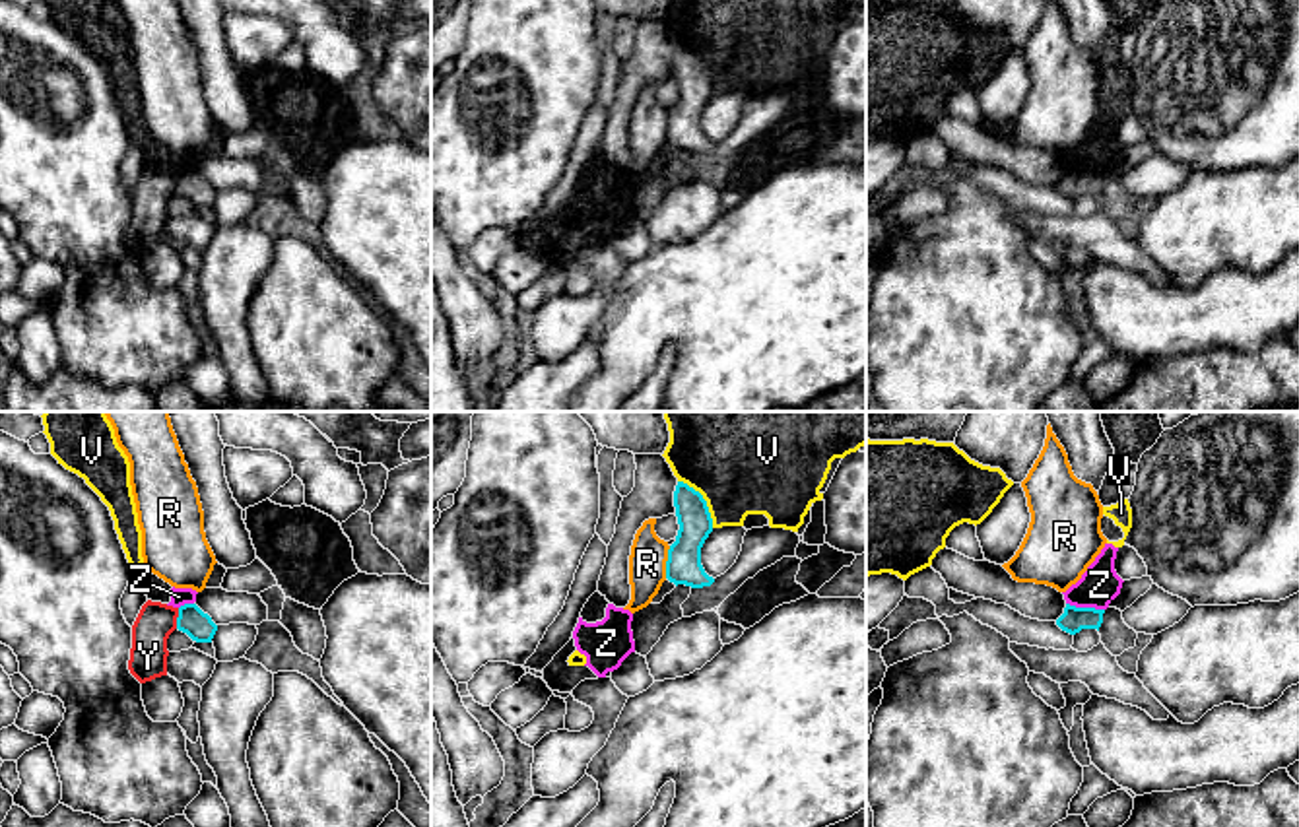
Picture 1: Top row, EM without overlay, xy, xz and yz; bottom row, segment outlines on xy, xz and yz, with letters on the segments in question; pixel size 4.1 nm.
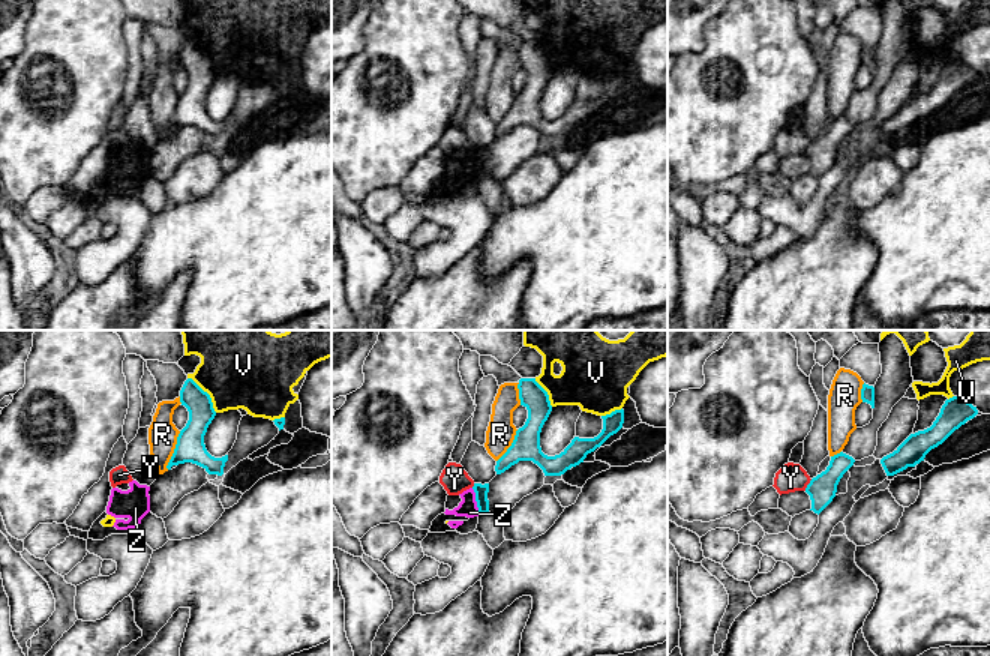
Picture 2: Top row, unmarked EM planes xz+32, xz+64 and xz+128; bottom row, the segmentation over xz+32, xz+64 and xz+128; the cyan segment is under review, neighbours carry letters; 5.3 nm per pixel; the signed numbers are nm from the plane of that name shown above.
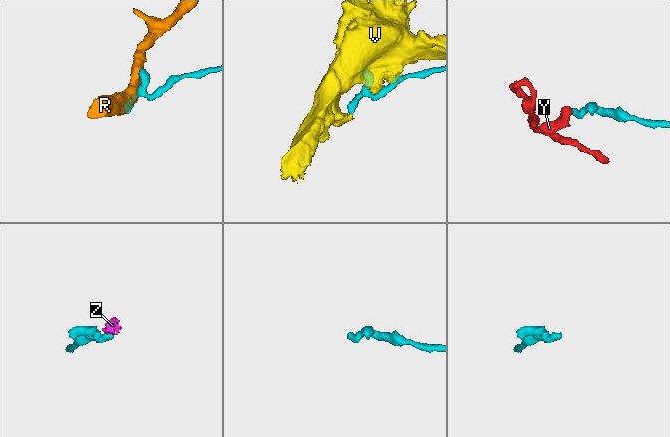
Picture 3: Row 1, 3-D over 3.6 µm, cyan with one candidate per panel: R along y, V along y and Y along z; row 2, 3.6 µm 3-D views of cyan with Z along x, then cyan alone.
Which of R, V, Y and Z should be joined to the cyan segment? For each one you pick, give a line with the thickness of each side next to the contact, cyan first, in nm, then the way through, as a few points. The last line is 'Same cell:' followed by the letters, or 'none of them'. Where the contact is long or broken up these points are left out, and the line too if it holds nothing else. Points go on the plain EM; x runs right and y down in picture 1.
Same cell: none of them

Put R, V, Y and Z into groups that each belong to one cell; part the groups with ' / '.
R / V Z / Y

